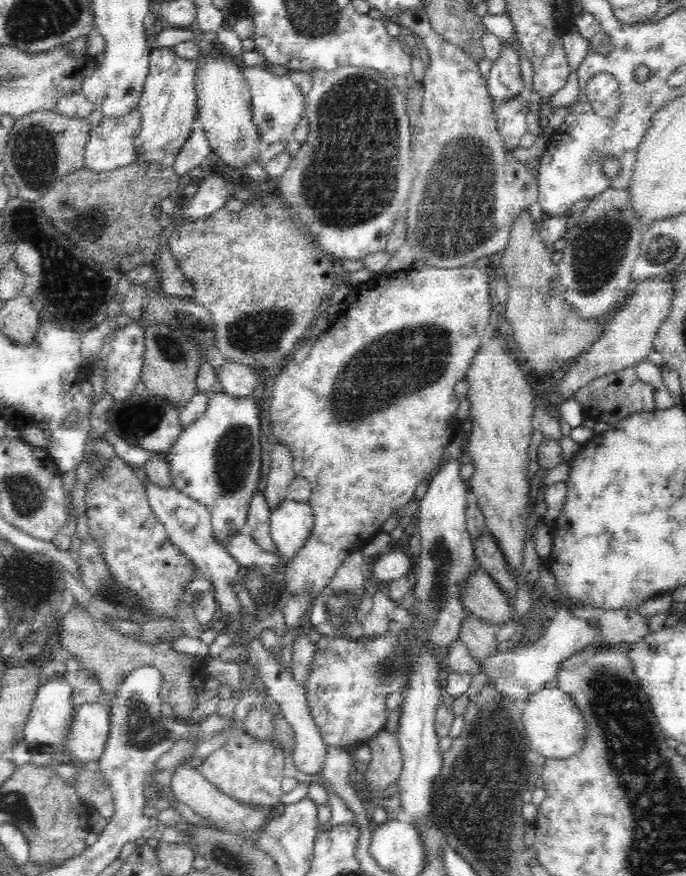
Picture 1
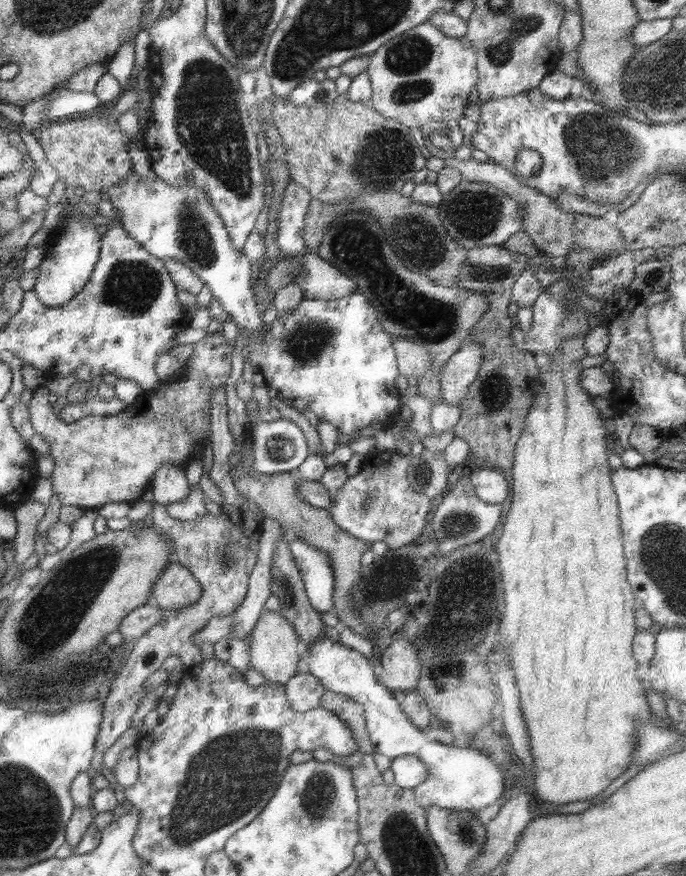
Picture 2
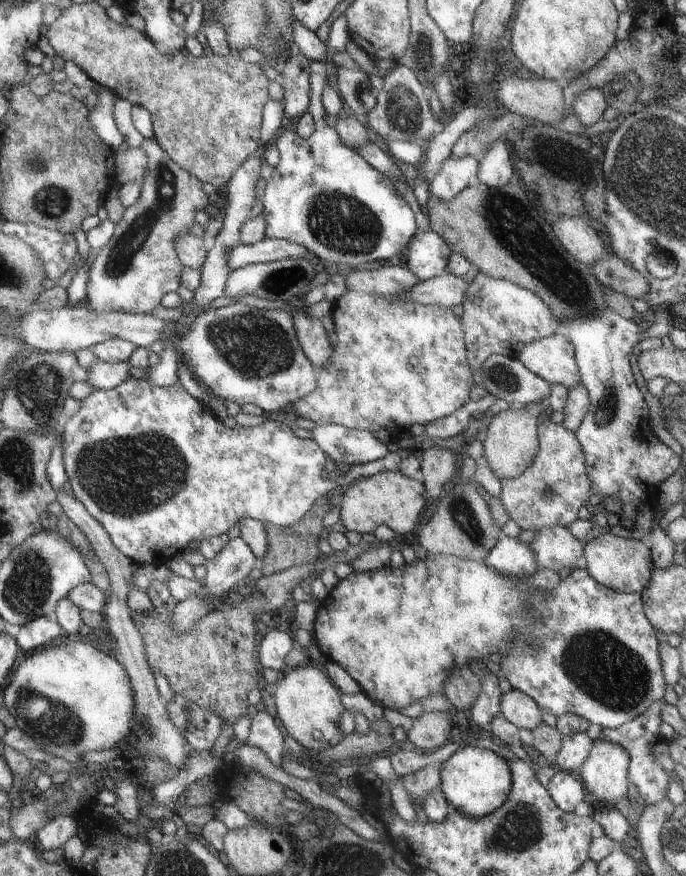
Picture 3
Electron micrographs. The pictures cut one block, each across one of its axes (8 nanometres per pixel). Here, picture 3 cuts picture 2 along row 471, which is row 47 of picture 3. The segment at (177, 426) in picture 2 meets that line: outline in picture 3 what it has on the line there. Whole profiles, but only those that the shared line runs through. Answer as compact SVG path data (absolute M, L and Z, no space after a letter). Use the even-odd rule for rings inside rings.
M95 2L71 4L65 8L51 28L47 28L47 40L59 58L79 66L93 82L97 82L99 88L113 92L117 100L123 98L135 106L145 108L151 114L153 140L159 144L159 148L179 168L201 180L201 184L211 184L219 194L229 184L235 170L247 160L247 156L257 150L263 106L269 100L269 78L263 70L257 68L257 64L247 64L241 58L233 58L231 54L203 54L199 58L185 50L163 54L155 48L153 40L145 32L137 32L127 24L115 24Z

